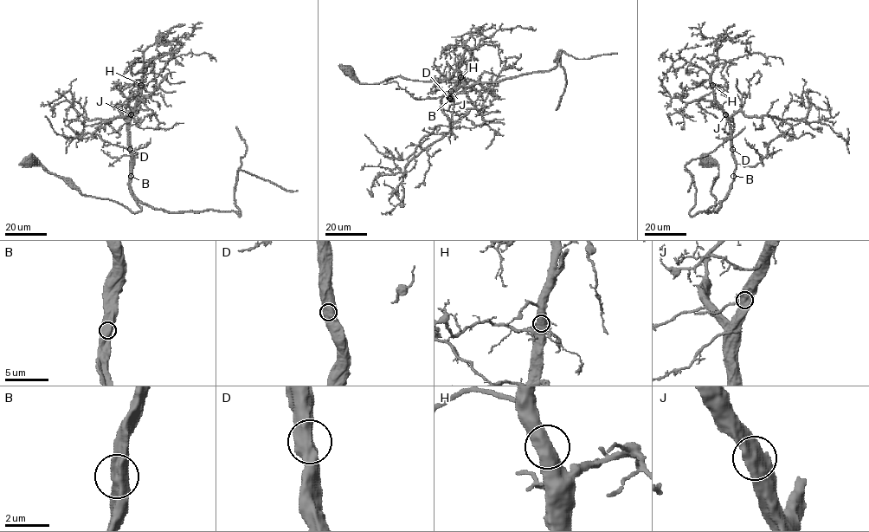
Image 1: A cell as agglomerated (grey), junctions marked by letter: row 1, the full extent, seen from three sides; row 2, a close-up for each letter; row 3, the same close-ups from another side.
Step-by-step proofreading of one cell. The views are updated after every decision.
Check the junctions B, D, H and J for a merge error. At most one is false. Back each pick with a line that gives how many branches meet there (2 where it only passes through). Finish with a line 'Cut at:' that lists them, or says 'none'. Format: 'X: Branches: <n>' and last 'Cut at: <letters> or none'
Cut at: none

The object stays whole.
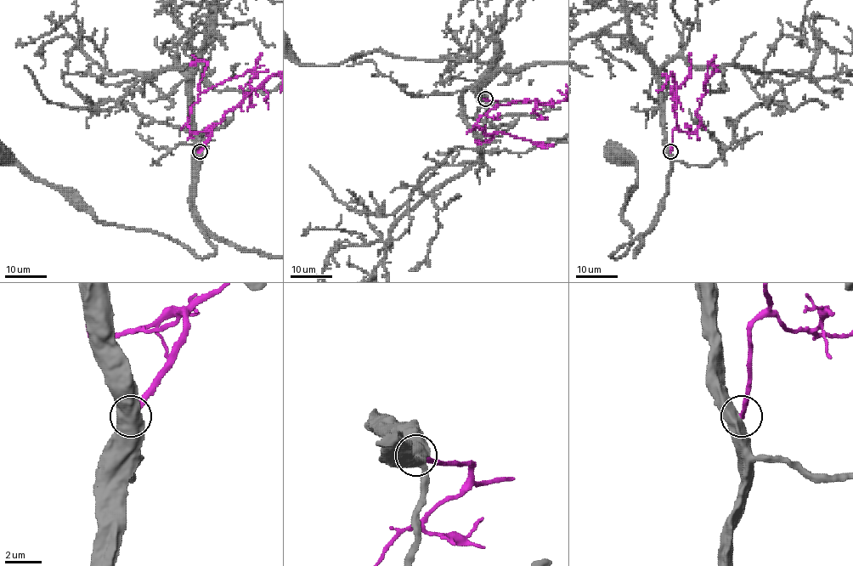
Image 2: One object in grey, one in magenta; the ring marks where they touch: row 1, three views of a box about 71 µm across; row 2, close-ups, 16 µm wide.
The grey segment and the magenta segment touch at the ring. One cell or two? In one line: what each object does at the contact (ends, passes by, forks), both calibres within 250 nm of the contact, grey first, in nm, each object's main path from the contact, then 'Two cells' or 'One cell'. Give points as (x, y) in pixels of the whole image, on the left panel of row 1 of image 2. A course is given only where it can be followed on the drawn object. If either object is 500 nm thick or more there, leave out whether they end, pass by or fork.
Thickness 700 nm (grey) against 280 nm. Course of grey: (200, 150), (194, 217), (214, 247), (205, 257), (167, 236), (101, 223), (58, 189). Course of magenta: (200, 150), (211, 129), (192, 133), (188, 116), (197, 97), (227, 79), (253, 70), (263, 72), (268, 69). Two cells

